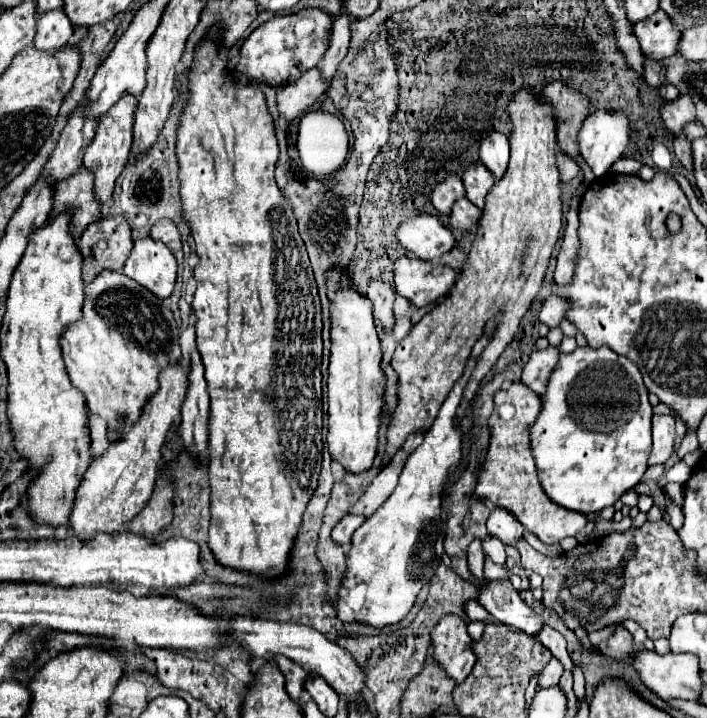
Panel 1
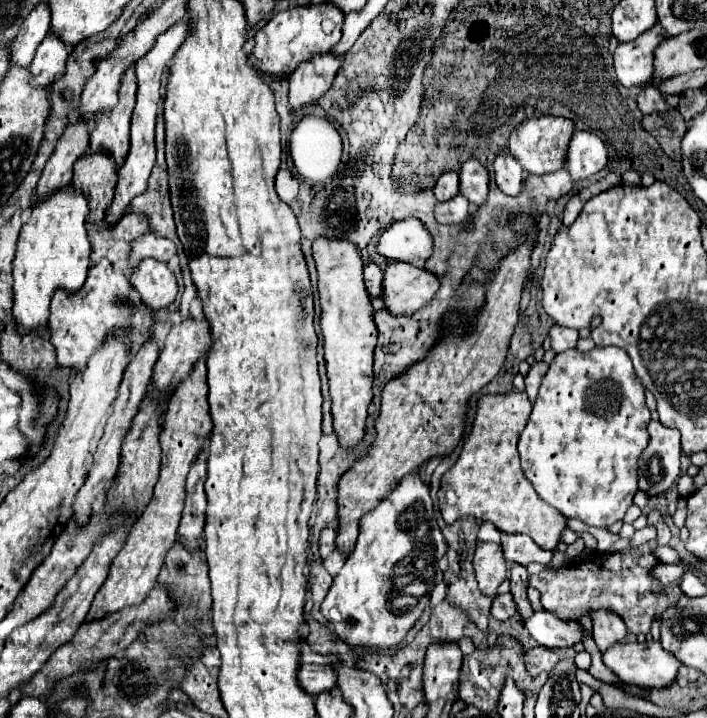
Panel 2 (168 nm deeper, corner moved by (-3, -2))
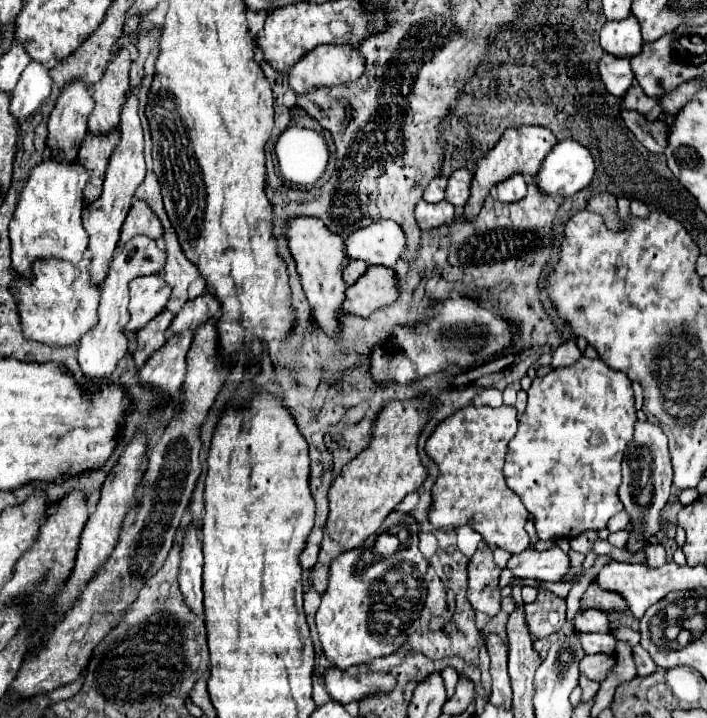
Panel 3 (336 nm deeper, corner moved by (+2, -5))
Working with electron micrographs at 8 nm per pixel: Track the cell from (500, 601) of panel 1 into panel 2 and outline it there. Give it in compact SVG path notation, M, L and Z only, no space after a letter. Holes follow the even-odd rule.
M535 612L523 620L523 628L545 648L569 648L589 636L579 620L559 620L551 612Z

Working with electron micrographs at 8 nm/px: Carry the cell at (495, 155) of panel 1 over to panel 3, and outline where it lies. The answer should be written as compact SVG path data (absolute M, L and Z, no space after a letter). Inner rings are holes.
M512 175L496 185L496 199L502 203L520 201L526 195L526 181L522 175Z

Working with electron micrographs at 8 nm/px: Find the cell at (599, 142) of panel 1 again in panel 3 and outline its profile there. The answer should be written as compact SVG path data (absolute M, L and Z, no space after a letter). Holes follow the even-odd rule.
M564 139L544 159L536 181L544 193L568 197L588 187L594 179L594 171L590 151L574 139Z

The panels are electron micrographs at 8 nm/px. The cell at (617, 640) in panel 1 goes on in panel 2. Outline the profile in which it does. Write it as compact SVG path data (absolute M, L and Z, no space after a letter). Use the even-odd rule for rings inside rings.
M595 610L591 614L591 620L593 620L591 636L597 642L601 652L605 652L611 644L621 642L627 634L625 622L617 614L613 614L611 610Z

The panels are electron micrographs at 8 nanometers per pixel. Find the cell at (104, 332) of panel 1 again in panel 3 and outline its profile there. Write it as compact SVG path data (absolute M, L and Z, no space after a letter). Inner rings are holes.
M89 249L83 254L78 267L68 265L66 261L36 261L36 267L32 267L32 281L16 279L16 301L20 309L22 333L26 339L40 341L50 347L72 347L78 345L80 337L96 325L102 289L100 285L92 283L92 273L88 269L90 261L92 253Z

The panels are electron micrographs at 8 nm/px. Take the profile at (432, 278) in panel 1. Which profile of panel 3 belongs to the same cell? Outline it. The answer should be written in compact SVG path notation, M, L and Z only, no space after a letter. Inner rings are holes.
M370 265L368 273L364 273L364 277L360 277L360 281L356 285L346 289L346 301L344 301L342 309L350 315L368 317L374 311L396 303L398 299L400 299L400 279L396 277L396 273L392 269L384 269L382 265Z

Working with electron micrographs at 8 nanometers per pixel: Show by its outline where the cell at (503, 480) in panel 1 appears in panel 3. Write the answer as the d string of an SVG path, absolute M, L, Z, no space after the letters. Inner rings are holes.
M468 405L434 429L426 451L440 467L428 513L436 529L468 525L478 531L488 545L502 547L508 553L522 553L530 547L530 537L524 529L530 513L520 497L508 489L502 473L506 447L516 435L516 427L518 413L512 405L502 405L498 409Z

